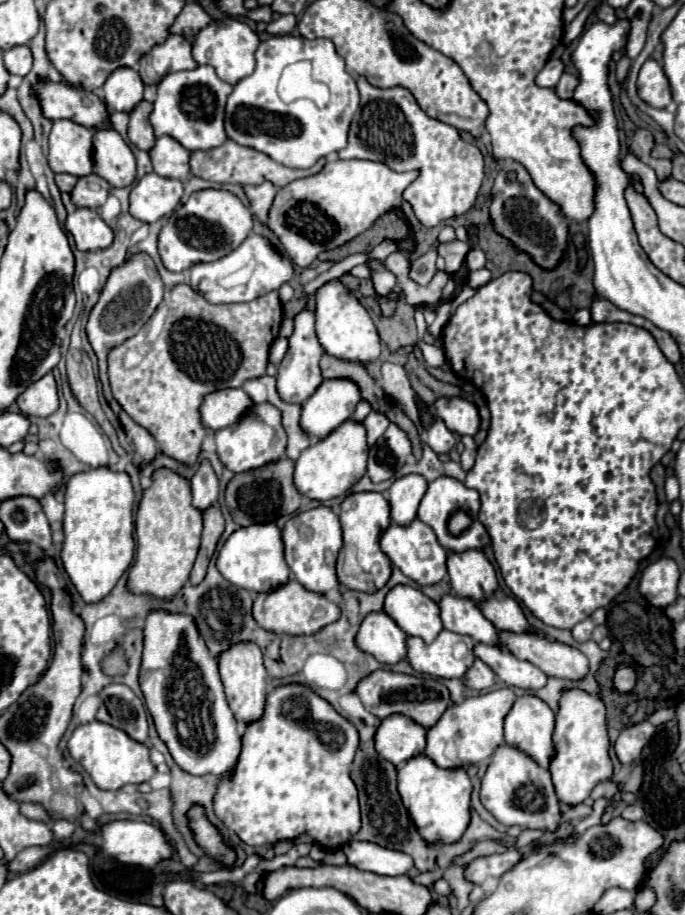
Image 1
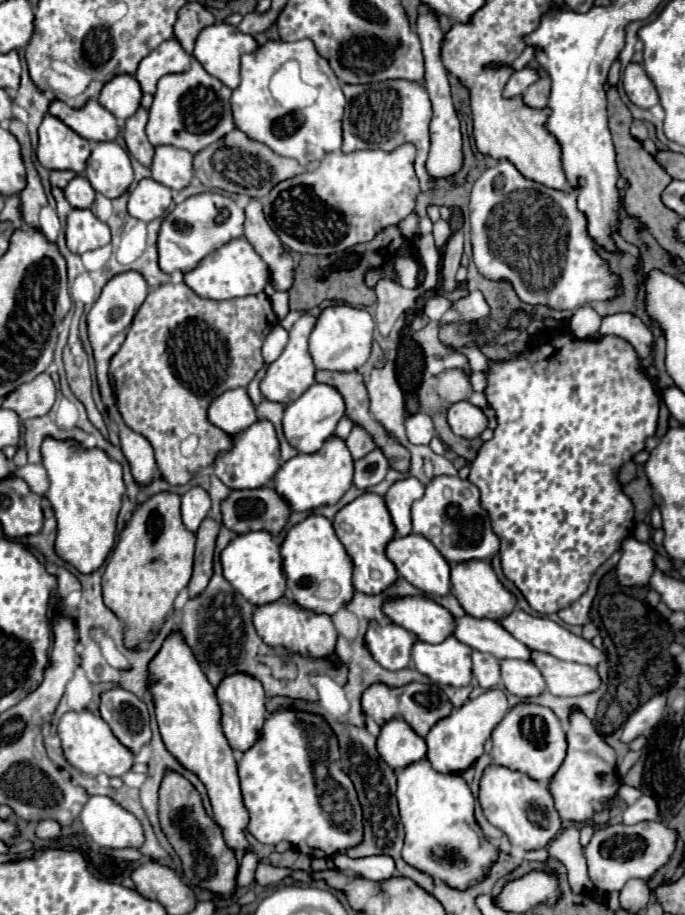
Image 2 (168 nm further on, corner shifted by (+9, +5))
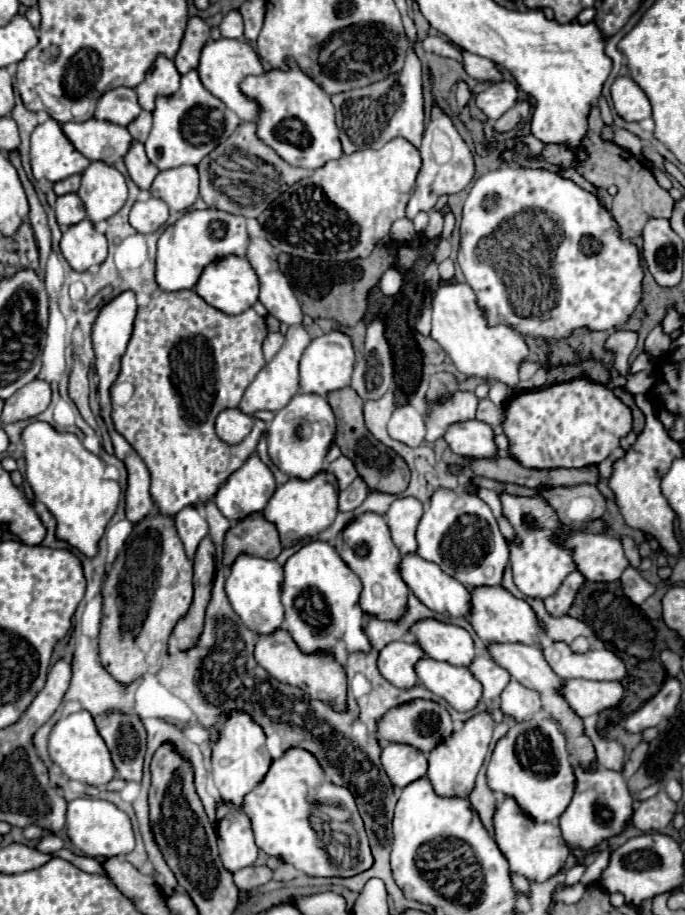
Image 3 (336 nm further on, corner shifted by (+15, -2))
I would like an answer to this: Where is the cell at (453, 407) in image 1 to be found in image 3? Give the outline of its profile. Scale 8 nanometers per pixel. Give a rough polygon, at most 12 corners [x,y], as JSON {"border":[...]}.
{"border":[[479,420],[453,424],[449,448],[469,460],[495,460],[495,432]]}

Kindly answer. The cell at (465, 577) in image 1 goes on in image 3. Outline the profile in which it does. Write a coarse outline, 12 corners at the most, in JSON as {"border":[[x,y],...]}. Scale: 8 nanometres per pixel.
{"border":[[473,588],[483,642],[539,646],[543,622],[509,590]]}

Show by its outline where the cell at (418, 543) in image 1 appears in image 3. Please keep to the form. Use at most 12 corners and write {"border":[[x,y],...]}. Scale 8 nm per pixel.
{"border":[[403,556],[415,596],[447,618],[471,614],[471,592],[437,564]]}

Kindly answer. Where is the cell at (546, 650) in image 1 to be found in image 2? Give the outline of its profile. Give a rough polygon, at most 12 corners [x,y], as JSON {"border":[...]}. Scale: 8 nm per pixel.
{"border":[[543,651],[531,661],[547,691],[561,697],[591,693],[599,675],[589,665],[561,661]]}

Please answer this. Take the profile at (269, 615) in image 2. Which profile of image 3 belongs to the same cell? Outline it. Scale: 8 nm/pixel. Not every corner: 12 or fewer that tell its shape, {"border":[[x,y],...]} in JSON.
{"border":[[285,630],[259,636],[255,660],[273,680],[347,710],[343,666],[305,656]]}

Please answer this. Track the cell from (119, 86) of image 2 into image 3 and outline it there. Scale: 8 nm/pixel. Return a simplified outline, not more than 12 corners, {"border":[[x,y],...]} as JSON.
{"border":[[113,88],[95,118],[129,126],[141,112],[133,88]]}

